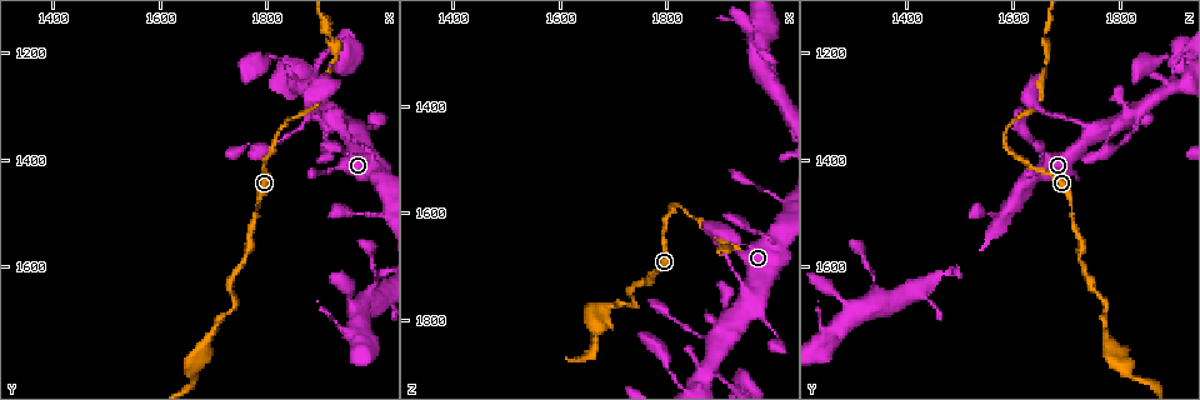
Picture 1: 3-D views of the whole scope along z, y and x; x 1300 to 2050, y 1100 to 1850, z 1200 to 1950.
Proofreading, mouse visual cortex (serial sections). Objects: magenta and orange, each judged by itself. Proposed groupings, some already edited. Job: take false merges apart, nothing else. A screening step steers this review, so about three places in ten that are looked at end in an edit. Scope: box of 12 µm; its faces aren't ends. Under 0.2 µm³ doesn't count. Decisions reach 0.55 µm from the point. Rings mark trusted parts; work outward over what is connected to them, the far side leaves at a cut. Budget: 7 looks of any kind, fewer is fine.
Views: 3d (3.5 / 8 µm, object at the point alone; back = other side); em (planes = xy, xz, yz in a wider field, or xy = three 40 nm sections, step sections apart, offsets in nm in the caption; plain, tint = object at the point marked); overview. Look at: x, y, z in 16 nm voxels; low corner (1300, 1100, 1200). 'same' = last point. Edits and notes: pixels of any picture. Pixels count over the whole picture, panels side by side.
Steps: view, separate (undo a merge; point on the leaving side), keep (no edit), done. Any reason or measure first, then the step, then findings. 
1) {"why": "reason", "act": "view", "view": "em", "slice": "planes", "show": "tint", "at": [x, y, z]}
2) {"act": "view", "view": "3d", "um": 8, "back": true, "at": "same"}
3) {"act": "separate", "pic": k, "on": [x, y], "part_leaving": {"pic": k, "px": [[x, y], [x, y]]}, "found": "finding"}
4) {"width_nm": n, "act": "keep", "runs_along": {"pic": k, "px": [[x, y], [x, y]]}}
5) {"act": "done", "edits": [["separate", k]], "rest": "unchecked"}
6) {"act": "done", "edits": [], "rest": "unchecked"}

{"why": "three arms meet", "act": "view", "view": "3d", "um": 3.5, "at": [1950, 1345, 1745]}

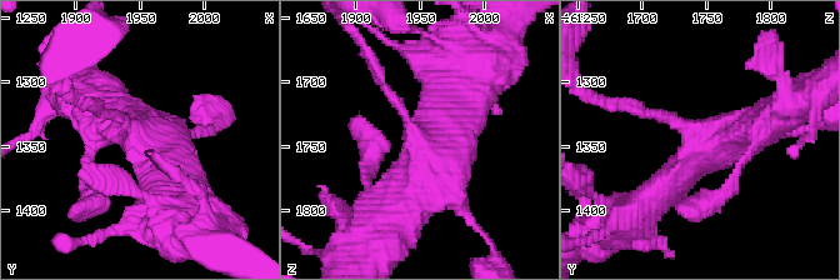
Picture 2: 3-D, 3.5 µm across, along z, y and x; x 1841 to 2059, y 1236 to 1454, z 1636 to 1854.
{"act": "view", "view": "em", "slice": "xy", "step": 2, "show": "tint", "at": [1946, 1344, 1744]}

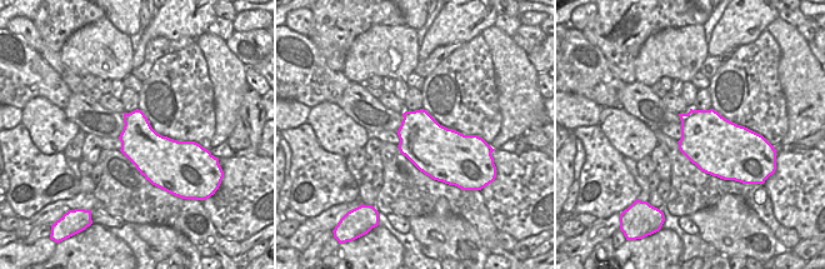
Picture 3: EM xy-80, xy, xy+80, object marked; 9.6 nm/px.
{"act": "keep", "runs_along": {"pic": 2, "px": [[653, 200], [685, 165], [775, 116]]}, "found": "all the same cell"}

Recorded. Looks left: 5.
{"why": "calibre changes", "act": "view", "view": "3d", "um": 3.5, "at": [1775, 1530, 1720]}

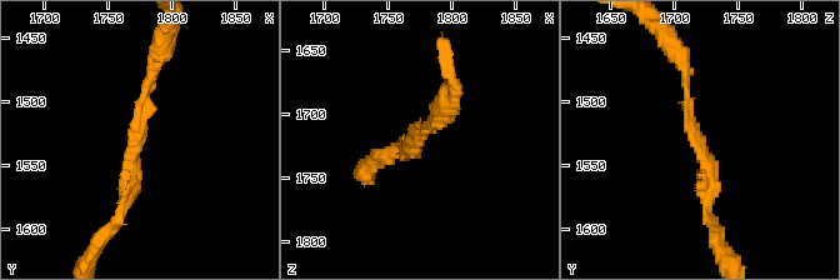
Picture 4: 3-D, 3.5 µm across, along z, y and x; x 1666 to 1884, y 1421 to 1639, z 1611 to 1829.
{"arm_widths_nm": [150, 200], "act": "keep", "runs_along": {"pic": 4, "px": [[155, 64], [121, 216]]}, "found": "one cell here"}

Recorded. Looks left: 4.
{"why": "abrupt turn", "act": "view", "view": "3d", "um": 3.5, "at": [1745, 1665, 1775]}

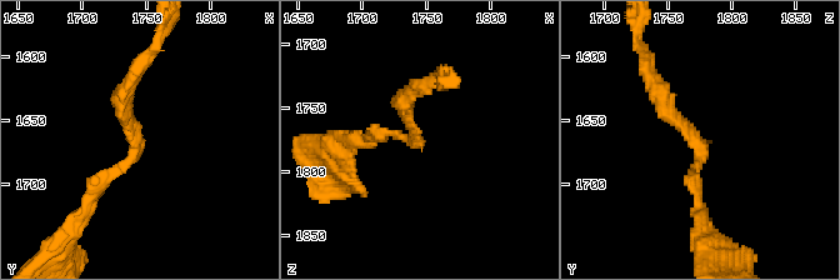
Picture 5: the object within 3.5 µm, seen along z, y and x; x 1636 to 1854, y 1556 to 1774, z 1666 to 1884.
{"arm_widths_nm": [150, 200], "act": "keep", "runs_along": {"pic": 5, "px": [[653, 79], [698, 148], [701, 205]]}, "found": "one cell here"}

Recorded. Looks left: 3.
{"act": "done", "edits": [], "rest": "unchecked"}

